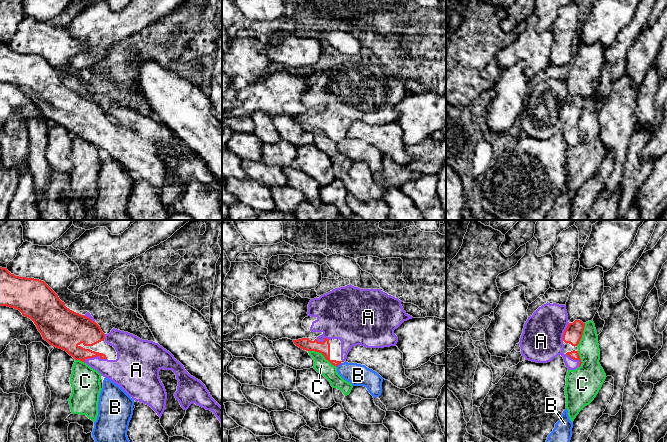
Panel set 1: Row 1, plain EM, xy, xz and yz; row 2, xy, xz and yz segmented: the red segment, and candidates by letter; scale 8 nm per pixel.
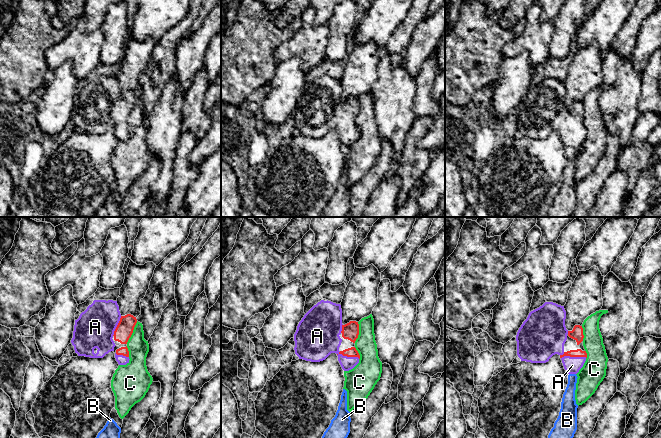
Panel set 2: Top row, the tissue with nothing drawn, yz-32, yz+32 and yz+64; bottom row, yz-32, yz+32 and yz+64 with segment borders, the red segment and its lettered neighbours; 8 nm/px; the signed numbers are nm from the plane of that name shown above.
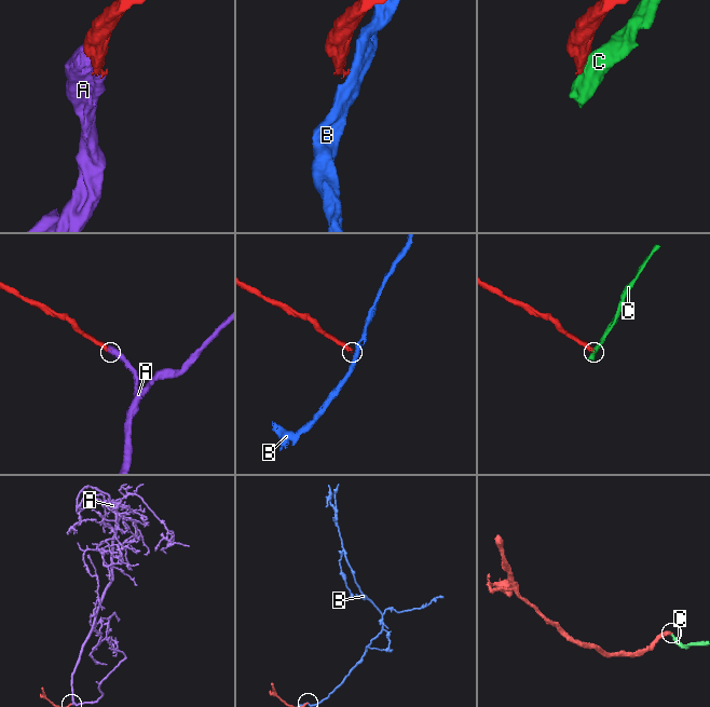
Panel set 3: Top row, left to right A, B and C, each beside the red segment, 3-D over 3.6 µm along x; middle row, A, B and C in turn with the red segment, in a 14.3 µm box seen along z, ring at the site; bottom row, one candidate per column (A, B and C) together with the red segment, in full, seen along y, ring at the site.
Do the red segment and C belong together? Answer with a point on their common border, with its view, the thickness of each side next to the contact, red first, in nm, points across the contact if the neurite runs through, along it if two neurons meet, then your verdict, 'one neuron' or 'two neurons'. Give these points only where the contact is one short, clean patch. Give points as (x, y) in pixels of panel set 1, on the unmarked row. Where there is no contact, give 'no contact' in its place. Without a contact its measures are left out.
contact xz (322, 130); calibres 100 and 120 nm; border xz (308, 126), (319, 128), (336, 143); two neurons

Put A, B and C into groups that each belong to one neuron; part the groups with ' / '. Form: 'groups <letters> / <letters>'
groups A / B / C

